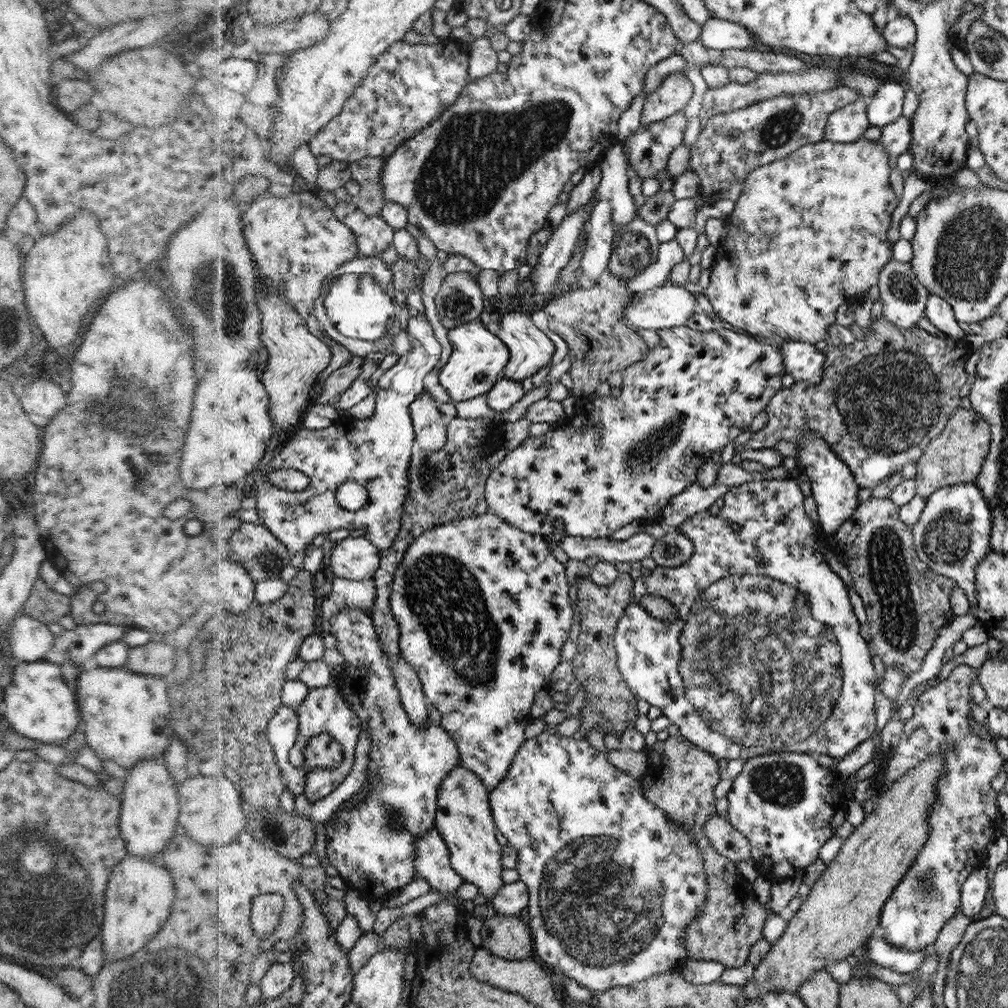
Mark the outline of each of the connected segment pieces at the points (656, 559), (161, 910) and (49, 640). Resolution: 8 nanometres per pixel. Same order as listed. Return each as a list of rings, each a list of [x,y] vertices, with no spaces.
[[[682,533],[666,534],[655,542],[650,556],[650,564],[658,567],[677,567],[688,561],[695,552],[694,543],[690,537]]]
[[[126,852],[124,859],[118,861],[110,873],[105,896],[108,916],[104,916],[104,926],[99,935],[102,939],[102,948],[104,952],[110,952],[110,960],[122,960],[126,959],[126,956],[138,952],[138,949],[146,944],[146,940],[156,936],[156,933],[163,928],[171,914],[175,900],[174,879],[164,865],[160,866],[151,859],[130,855]]]
[[[24,612],[16,615],[7,628],[7,637],[17,660],[42,661],[46,652],[54,645],[55,635],[48,629],[48,624]]]

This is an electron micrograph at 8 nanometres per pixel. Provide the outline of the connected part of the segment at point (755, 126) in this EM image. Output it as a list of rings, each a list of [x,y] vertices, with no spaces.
[[[848,87],[794,95],[780,93],[746,108],[711,117],[703,123],[697,140],[690,148],[688,168],[700,178],[699,193],[704,204],[740,199],[746,180],[754,170],[782,160],[806,144],[824,141],[830,114],[858,98],[858,92]]]

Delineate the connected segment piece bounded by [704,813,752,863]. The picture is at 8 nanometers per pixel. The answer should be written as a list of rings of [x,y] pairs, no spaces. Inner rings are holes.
[[[715,813],[712,817],[709,817],[704,829],[708,833],[708,840],[712,842],[711,845],[722,856],[734,860],[735,863],[752,858],[748,838],[734,829],[720,814]]]

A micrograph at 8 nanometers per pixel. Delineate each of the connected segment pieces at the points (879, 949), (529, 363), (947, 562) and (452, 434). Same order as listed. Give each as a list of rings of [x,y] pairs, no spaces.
[[[870,937],[864,945],[868,958],[874,960],[876,965],[902,974],[914,972],[922,965],[922,959],[928,955],[928,948],[916,952],[901,951],[897,946],[880,938]]]
[[[510,312],[500,323],[502,332],[498,336],[509,345],[510,354],[504,377],[521,382],[540,376],[555,354],[555,345],[550,338],[526,314]]]
[[[976,480],[938,489],[925,499],[920,519],[909,526],[913,531],[918,559],[936,573],[958,581],[958,586],[970,600],[969,606],[976,606],[977,566],[991,548],[993,508],[982,489],[976,485]]]
[[[460,416],[450,422],[448,444],[440,452],[426,452],[417,448],[413,454],[412,466],[410,466],[410,496],[406,502],[406,514],[402,532],[396,540],[396,544],[390,551],[382,552],[382,566],[375,576],[378,598],[373,608],[374,623],[378,627],[378,633],[382,637],[384,651],[390,657],[390,666],[396,676],[396,661],[402,654],[400,638],[402,638],[402,625],[396,618],[392,608],[392,594],[394,594],[394,580],[400,564],[412,548],[412,544],[422,536],[426,530],[432,530],[436,526],[448,524],[456,518],[462,517],[462,504],[468,504],[468,516],[486,514],[488,501],[485,499],[485,490],[482,488],[488,482],[490,470],[493,465],[488,465],[487,457],[501,444],[503,428],[493,423],[493,418],[464,419]]]

